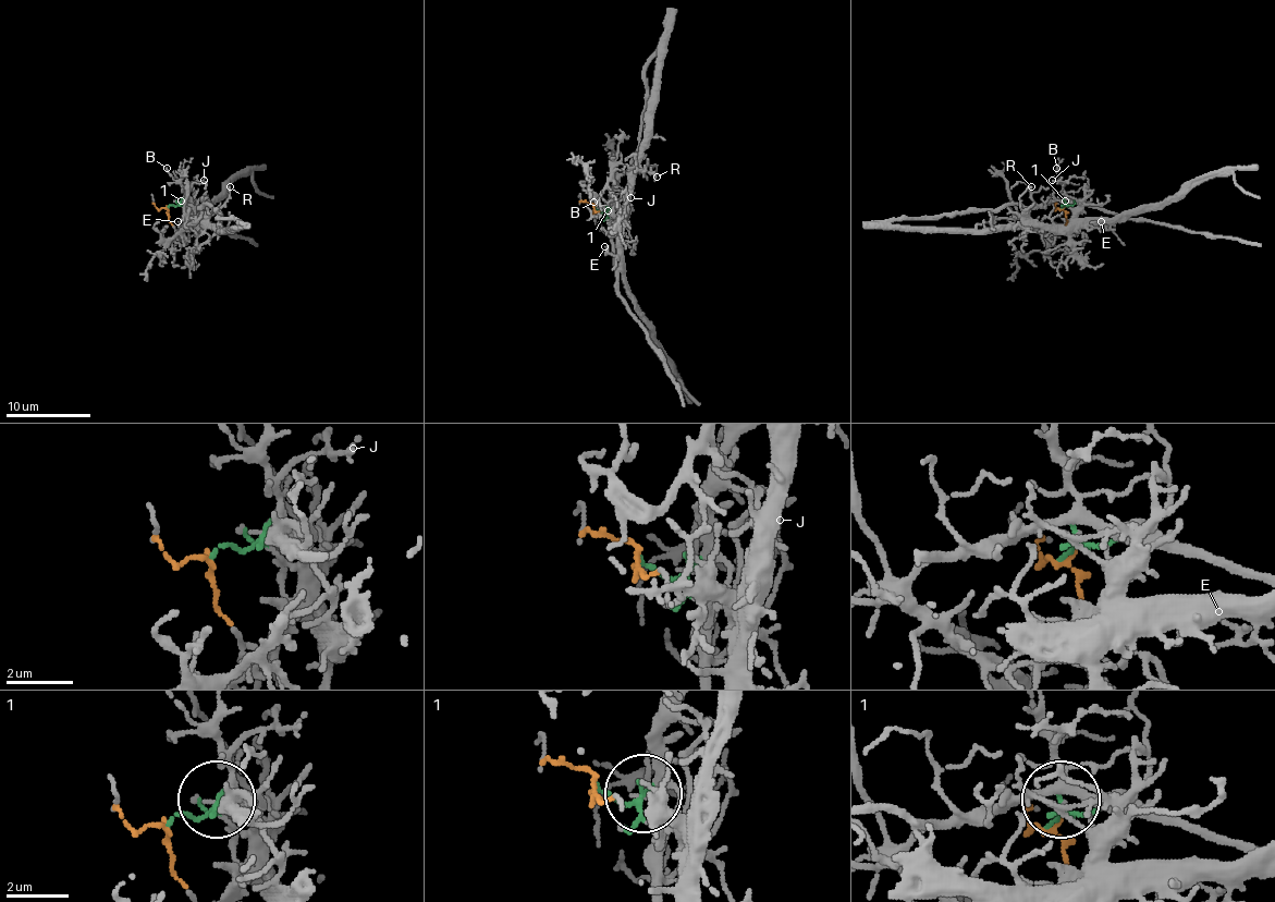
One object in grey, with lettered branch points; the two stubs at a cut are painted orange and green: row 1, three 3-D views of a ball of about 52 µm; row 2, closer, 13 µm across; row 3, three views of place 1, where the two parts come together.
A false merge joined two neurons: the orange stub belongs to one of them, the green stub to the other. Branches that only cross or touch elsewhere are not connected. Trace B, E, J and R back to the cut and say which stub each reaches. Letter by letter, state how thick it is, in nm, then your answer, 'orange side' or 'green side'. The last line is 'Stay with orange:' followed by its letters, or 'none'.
B: calibre 80 nm; green side
E: calibre 70 nm; orange side
J: calibre 90 nm; green side
R: calibre 120 nm; orange side
Stay with orange: E, R

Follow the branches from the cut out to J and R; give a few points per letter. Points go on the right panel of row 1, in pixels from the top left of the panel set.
J: (1063, 207), (1067, 205), (1065, 182), (1052, 180)
R: (1063, 207), (1068, 230), (1063, 224), (1037, 224), (1020, 207), (1020, 196), (1031, 186)

